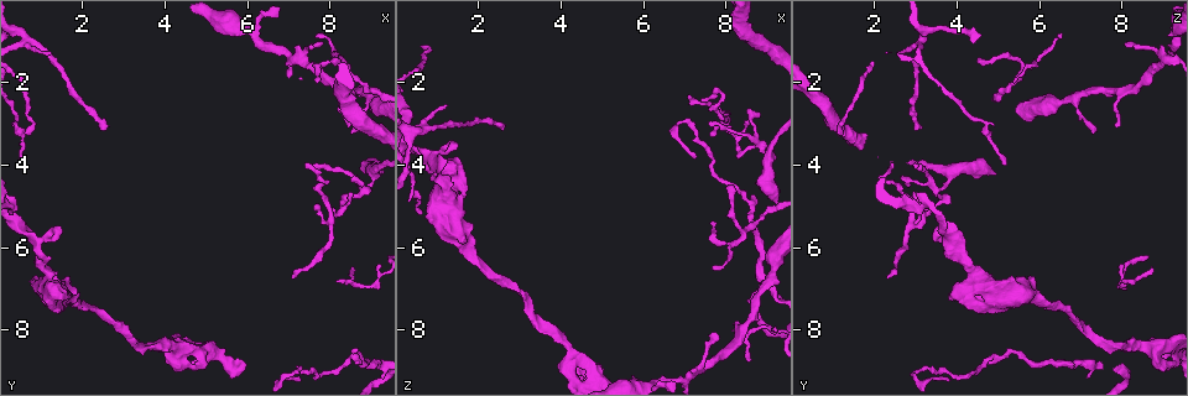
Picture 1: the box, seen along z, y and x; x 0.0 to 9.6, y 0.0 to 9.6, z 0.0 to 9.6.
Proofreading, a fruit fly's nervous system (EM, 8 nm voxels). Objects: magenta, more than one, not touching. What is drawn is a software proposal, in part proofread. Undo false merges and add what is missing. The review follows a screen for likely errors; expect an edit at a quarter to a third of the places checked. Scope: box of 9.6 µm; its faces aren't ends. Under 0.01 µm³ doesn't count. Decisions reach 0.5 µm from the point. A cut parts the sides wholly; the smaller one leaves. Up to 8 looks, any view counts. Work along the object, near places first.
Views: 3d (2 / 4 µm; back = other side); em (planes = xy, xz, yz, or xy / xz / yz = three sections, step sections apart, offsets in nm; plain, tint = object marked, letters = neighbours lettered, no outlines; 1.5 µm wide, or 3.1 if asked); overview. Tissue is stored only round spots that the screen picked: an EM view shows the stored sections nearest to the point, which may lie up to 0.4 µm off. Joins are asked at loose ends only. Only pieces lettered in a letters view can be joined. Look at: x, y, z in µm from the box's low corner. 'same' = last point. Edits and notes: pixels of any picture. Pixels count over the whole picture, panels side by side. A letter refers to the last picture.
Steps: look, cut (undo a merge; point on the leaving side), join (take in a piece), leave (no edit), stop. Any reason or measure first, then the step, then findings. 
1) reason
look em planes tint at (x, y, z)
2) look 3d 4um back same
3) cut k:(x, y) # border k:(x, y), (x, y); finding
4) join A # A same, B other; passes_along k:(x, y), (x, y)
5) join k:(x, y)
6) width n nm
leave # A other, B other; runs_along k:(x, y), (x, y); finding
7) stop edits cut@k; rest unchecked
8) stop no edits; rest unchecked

narrows sharply
look em planes letters at (8.40, 1.60, 5.65)

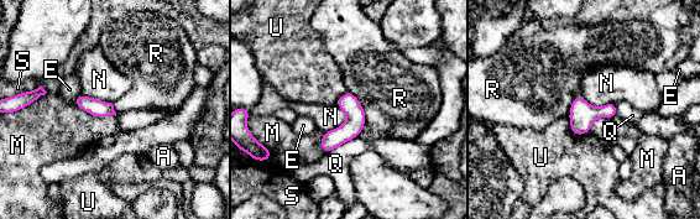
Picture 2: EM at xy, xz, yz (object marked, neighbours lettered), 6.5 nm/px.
leave # A other, E other, M other, N other, Q other, R other, S other, U other; border 2:(335, 104), (345, 120), (324, 133); continuous, no second neuron

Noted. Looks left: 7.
tapers out
look 3d 2um at (2.60, 3.10, 3.15)

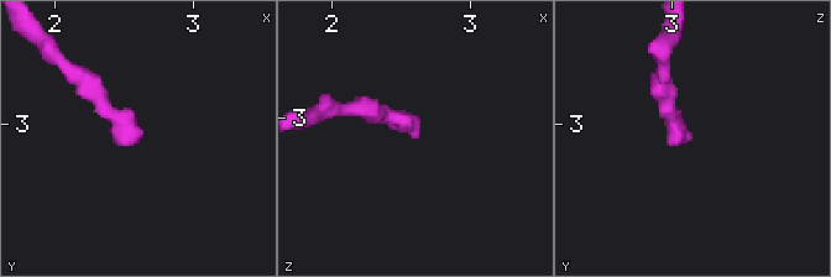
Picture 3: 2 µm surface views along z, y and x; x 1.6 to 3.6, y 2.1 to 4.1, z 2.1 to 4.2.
look em planes tint at (2.60, 3.08, 3.14)

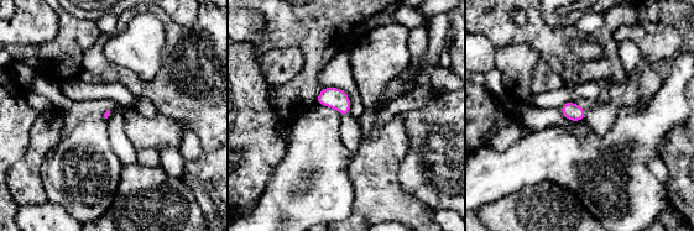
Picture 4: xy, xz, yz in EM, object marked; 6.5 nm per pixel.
see the neighbours
look em planes letters same

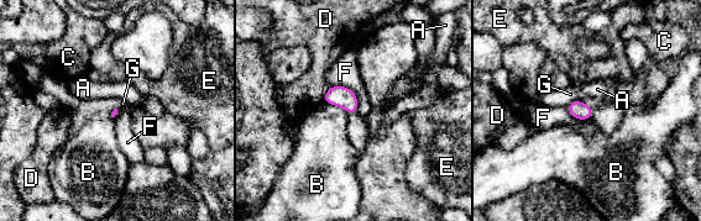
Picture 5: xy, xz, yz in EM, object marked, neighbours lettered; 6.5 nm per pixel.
leave # A other, B other, C other, D other, E other, F other, G other; border 5:(329, 87), (348, 87), (357, 111); none of them fits

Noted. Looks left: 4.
branch stops here
look em xz step 8 letters at (1.15, 1.35, 2.55)

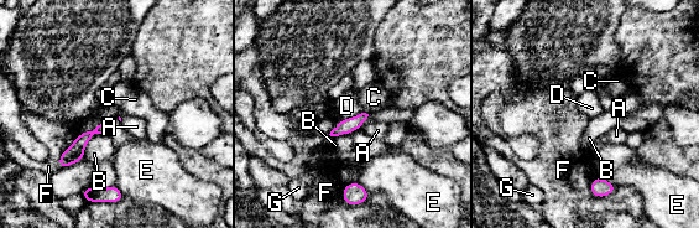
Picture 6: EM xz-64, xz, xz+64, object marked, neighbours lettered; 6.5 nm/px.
look em planes letters same

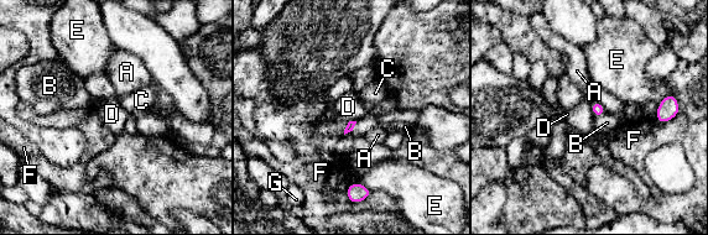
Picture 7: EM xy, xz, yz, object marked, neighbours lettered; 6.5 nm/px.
longest_contact F 140 nm
leave # A other, B other, C other, D other, E other, F other, G other; border 7:(591, 102), (591, 111), (594, 118); no lettered piece goes on from it

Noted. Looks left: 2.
stop no edits; rest unchecked

